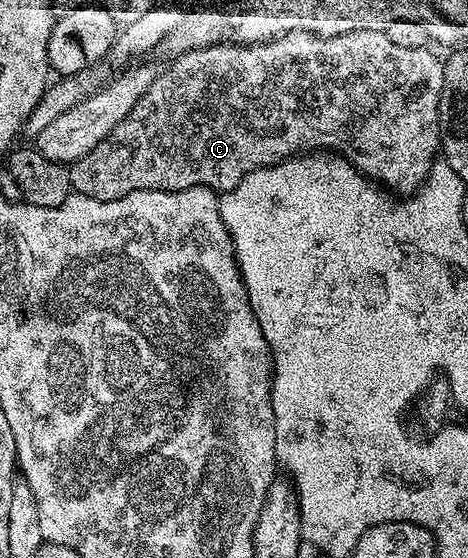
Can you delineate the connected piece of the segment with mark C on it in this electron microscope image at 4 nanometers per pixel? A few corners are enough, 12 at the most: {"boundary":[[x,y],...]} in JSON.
{"boundary":[[382,31],[182,52],[70,164],[97,201],[334,153],[399,197],[444,60]]}

